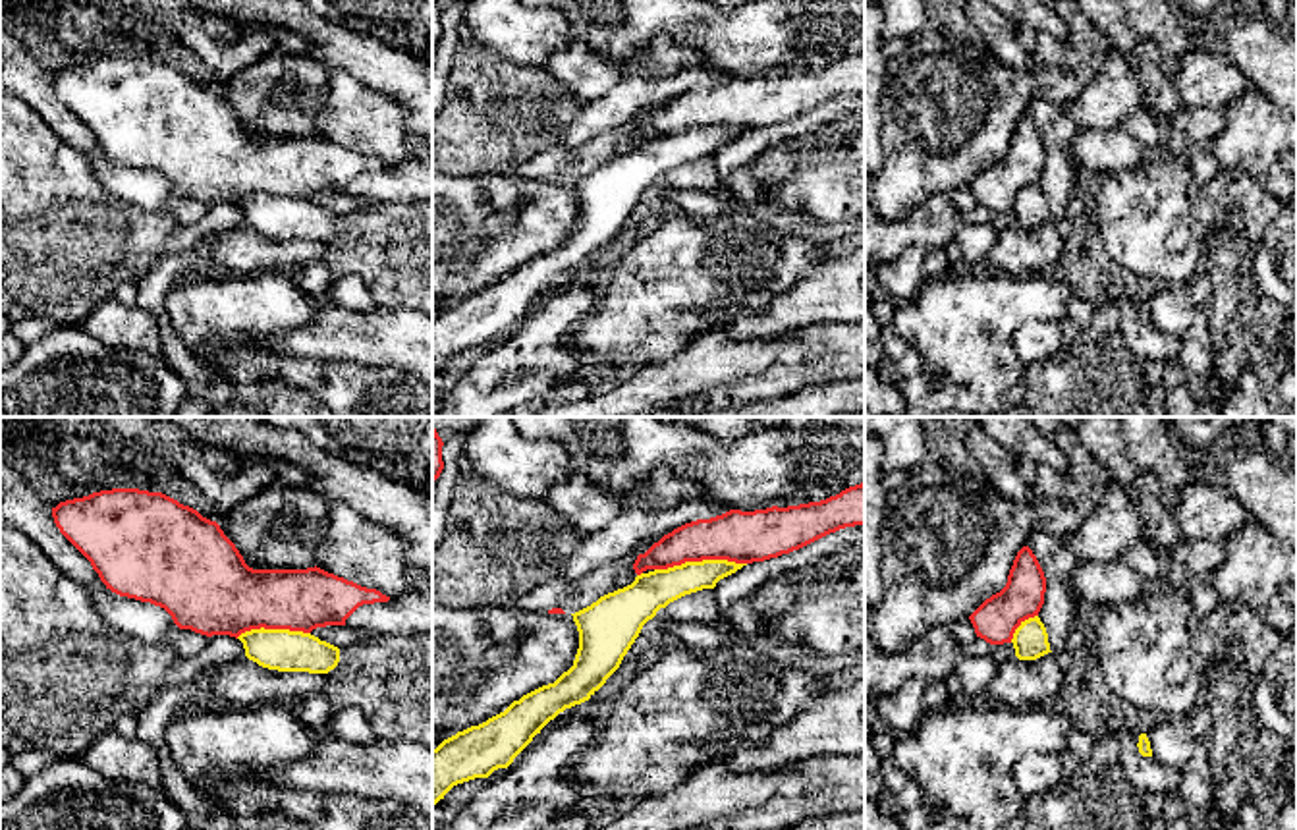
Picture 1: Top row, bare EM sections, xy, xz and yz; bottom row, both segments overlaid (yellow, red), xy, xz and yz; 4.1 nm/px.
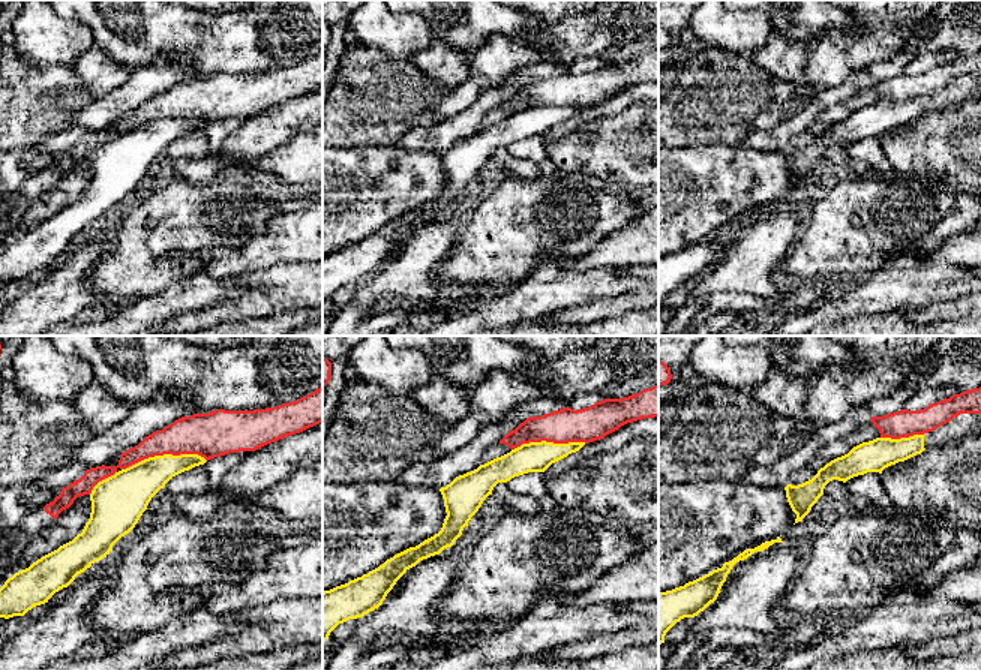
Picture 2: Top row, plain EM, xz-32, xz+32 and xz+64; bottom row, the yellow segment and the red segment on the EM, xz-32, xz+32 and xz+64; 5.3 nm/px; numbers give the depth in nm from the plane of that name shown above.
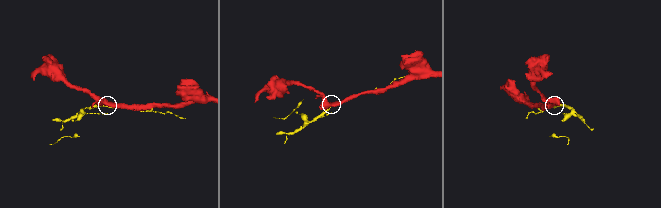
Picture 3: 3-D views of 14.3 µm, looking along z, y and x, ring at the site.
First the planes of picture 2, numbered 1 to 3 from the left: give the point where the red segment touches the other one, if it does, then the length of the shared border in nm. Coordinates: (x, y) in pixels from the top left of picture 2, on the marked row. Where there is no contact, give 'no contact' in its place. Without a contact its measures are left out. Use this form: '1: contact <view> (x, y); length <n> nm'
1: contact xz-32 (164, 454); length 460 nm
2: contact xz+32 (548, 442); length 400 nm
3: contact xz+64 (902, 438); length 240 nm

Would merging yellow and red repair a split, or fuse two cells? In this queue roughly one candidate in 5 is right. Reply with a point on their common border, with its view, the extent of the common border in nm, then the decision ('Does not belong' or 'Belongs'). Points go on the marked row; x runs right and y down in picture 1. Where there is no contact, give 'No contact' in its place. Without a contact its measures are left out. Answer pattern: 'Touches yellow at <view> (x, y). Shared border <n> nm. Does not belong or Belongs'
Touches yellow at xz (699, 562). Shared border 380 nm. Does not belong

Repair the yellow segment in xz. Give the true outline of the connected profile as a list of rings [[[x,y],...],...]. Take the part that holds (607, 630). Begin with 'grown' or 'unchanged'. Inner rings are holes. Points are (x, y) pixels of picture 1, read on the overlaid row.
unchanged; [[[703,560],[654,569],[571,614],[579,649],[567,672],[432,749],[432,805],[457,784],[508,768],[550,720],[589,701],[620,668],[643,625],[660,608],[685,595],[714,589],[720,579],[743,566],[747,564]]]

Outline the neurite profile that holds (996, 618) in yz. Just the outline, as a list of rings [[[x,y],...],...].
[[[1023,546],[1013,560],[1006,587],[969,616],[977,637],[990,645],[1011,643],[1015,629],[1038,616],[1044,593],[1044,571],[1033,550]]]

